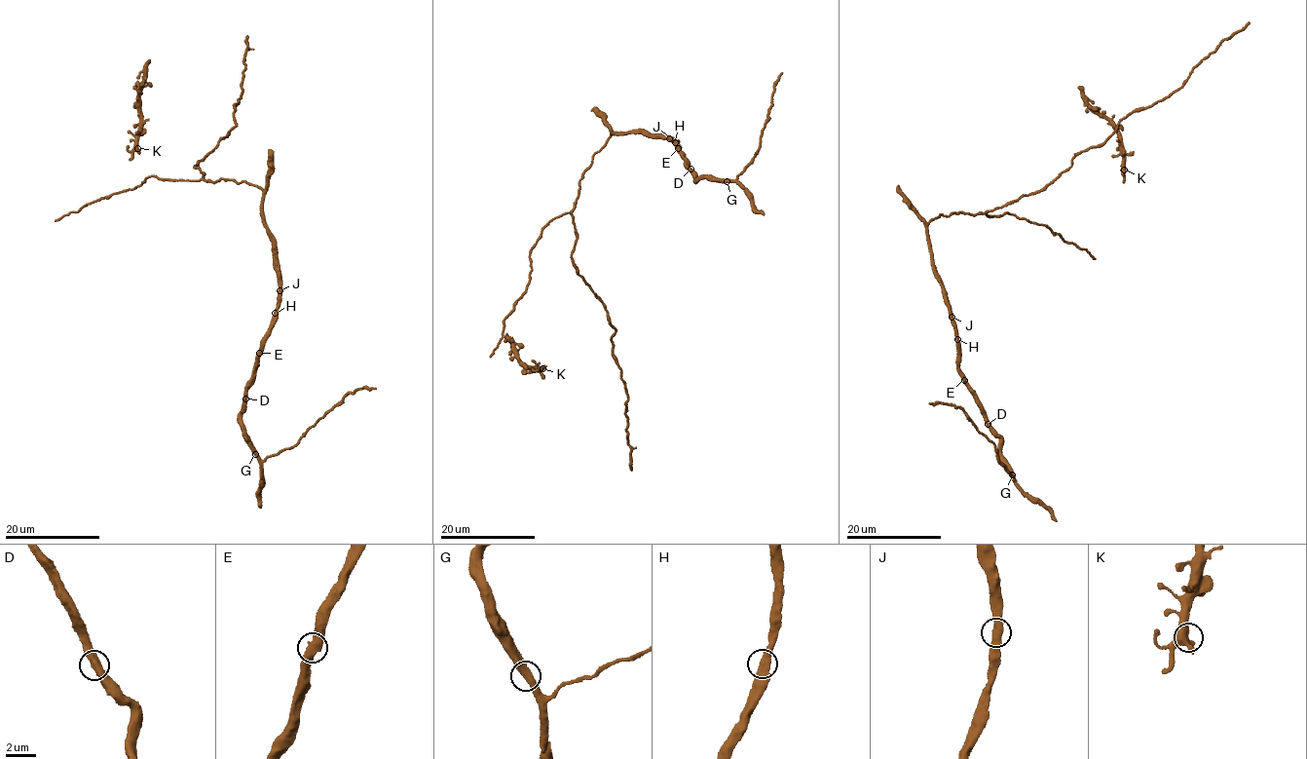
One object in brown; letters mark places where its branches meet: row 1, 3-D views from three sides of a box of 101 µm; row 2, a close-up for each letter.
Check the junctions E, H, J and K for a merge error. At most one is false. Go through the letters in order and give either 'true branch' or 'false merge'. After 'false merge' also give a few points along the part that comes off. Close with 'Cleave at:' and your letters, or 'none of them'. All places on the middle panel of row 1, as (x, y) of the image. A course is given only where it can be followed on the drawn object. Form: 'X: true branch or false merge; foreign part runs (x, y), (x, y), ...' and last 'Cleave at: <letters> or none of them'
E: true branch
H: true branch
J: true branch
K: true branch
Cleave at: none of them

